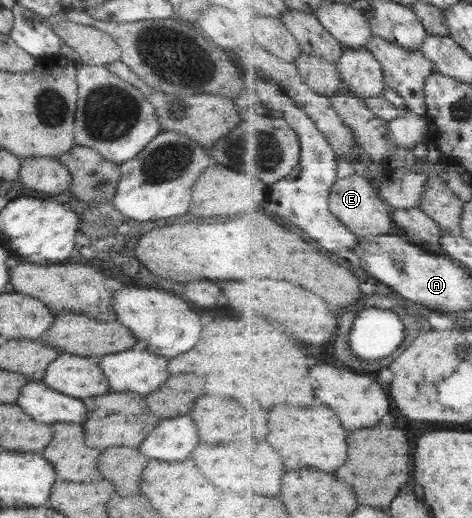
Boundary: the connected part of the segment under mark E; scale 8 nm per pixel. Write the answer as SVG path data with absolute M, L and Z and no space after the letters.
M354 174L354 176L348 176L348 178L340 178L331 188L329 207L334 216L344 222L358 237L388 234L390 228L392 228L392 218L390 218L388 206L378 196L378 190L374 194L372 184L368 184L368 180L364 176Z

